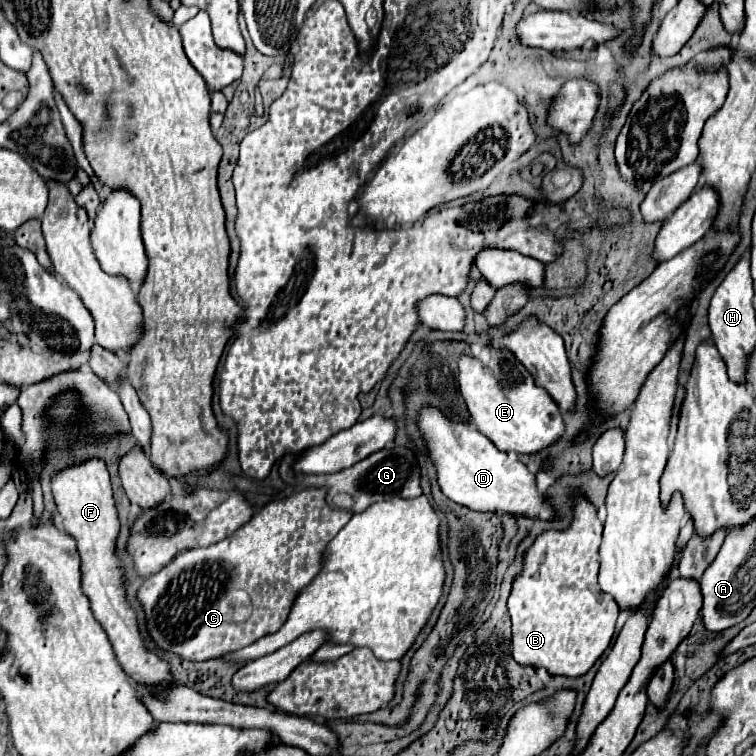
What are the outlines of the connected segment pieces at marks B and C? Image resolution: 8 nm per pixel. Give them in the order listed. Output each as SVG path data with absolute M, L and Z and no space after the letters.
M579 497L575 503L573 523L565 531L547 531L543 533L525 555L523 573L515 579L513 591L509 597L509 615L513 623L511 631L511 657L523 667L543 667L551 675L579 677L585 675L597 659L605 653L611 643L615 621L619 617L619 607L603 597L603 591L597 583L599 573L599 545L601 545L601 523L597 509L585 499Z
M309 487L295 491L285 499L271 501L231 537L225 537L209 547L181 553L159 573L147 577L139 589L139 601L145 607L147 629L157 647L189 661L209 661L239 651L265 635L273 635L287 621L299 593L321 571L327 543L353 517L353 513L331 509L325 497L327 489Z

